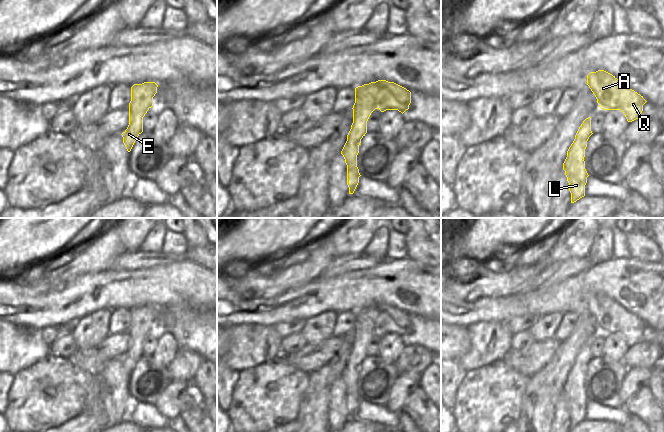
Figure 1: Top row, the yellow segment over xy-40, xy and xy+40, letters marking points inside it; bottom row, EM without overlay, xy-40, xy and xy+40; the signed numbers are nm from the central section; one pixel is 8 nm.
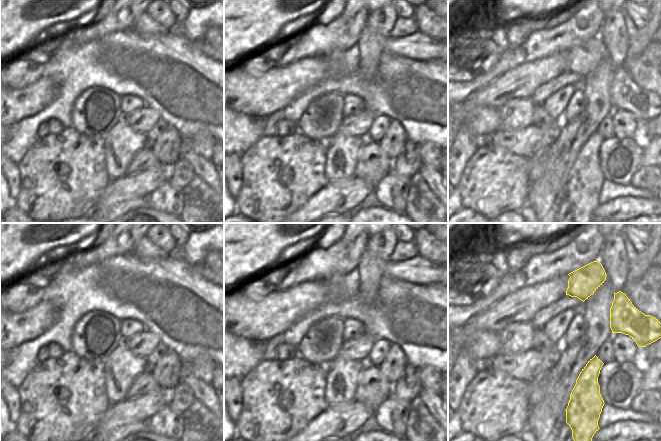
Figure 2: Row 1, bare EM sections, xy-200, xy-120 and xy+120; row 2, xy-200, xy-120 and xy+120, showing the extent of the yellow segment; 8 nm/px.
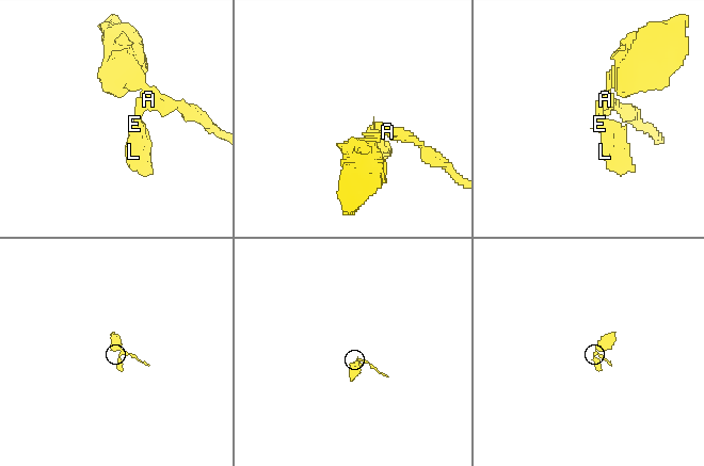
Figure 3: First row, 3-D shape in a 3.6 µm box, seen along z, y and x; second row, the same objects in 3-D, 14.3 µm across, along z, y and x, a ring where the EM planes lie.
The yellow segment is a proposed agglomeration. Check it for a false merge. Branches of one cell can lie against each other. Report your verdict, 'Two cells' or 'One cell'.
Two cells.

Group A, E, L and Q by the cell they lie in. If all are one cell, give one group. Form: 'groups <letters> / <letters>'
groups A Q / E L

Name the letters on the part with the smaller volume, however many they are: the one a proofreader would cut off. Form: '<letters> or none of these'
E, L

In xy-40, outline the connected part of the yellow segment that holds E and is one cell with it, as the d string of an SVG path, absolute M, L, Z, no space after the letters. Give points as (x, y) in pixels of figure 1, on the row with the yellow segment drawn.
M155 82L134 84L131 87L129 125L121 134L128 152L131 151L137 137L143 132L143 117L153 106L153 97L157 93L157 87Z

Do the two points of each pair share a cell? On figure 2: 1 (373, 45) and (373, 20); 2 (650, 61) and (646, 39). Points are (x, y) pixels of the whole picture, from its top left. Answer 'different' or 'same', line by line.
1: different
2: different

